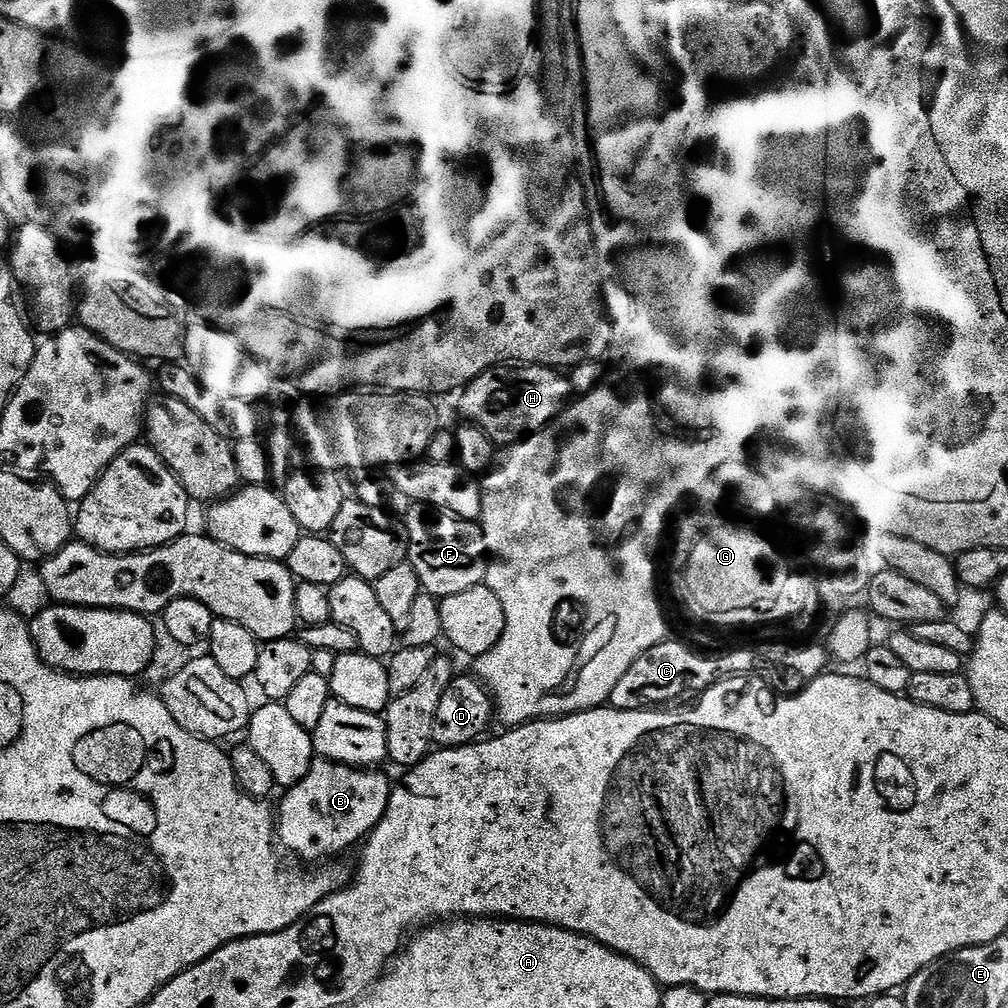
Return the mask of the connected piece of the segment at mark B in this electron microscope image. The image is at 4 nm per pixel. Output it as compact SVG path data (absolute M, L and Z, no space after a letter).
M317 758L313 760L310 770L306 774L306 778L302 778L302 782L298 782L292 788L287 789L283 793L284 797L280 800L280 812L278 808L278 819L275 821L274 827L276 829L276 835L278 837L278 844L281 849L284 848L288 852L293 852L300 860L305 860L305 865L316 866L319 860L328 860L331 856L336 856L339 852L344 852L347 848L352 848L361 843L373 830L378 826L378 822L386 814L386 806L390 802L390 794L394 787L393 781L388 781L386 777L380 773L380 770L373 770L371 768L352 768L349 764L339 764L333 760L326 760L323 758Z

